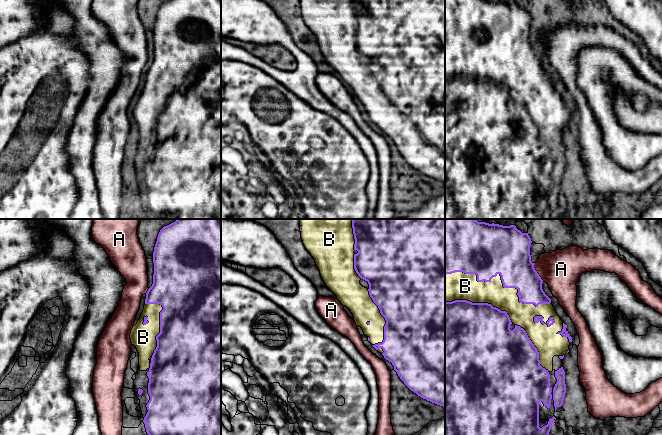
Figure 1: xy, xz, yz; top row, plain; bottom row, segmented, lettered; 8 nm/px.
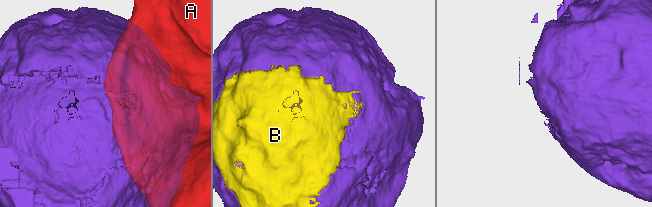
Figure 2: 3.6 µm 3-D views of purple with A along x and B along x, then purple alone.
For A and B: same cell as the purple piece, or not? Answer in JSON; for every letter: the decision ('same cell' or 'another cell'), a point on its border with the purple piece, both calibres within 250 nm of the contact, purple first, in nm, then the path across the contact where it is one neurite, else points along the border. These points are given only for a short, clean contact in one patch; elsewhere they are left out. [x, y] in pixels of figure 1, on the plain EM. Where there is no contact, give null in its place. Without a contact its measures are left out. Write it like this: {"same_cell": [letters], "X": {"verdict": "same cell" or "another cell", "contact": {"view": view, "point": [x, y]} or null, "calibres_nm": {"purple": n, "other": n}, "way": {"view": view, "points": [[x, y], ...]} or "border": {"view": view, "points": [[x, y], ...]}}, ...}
{"same_cell": ["B"], "A": {"verdict": "another cell", "contact": {"view": "yz", "point": [536, 48]}, "calibres_nm": {"purple": 320, "other": 320}}, "B": {"verdict": "same cell", "contact": {"view": "yz", "point": [501, 55]}, "calibres_nm": {"purple": 400, "other": 190}}}

